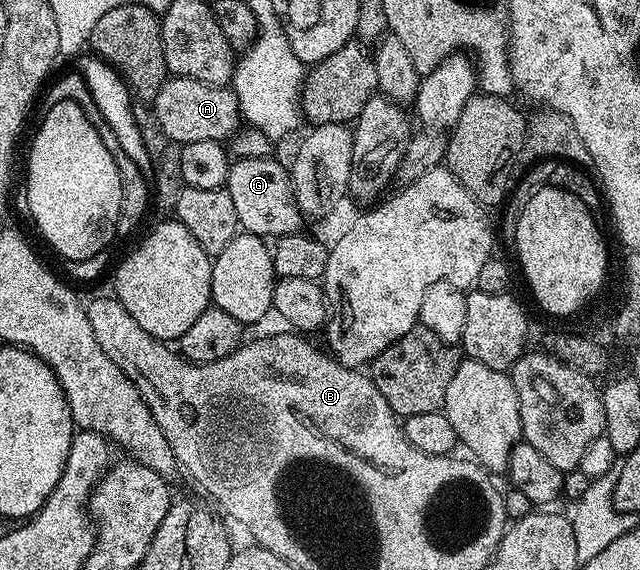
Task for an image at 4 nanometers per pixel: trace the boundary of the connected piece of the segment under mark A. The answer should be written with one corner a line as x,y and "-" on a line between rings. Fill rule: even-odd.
170,76
165,80
159,95
151,102
151,109
162,135
169,137
165,139
180,146
204,141
225,143
243,125
239,101
232,88
208,85
190,77

